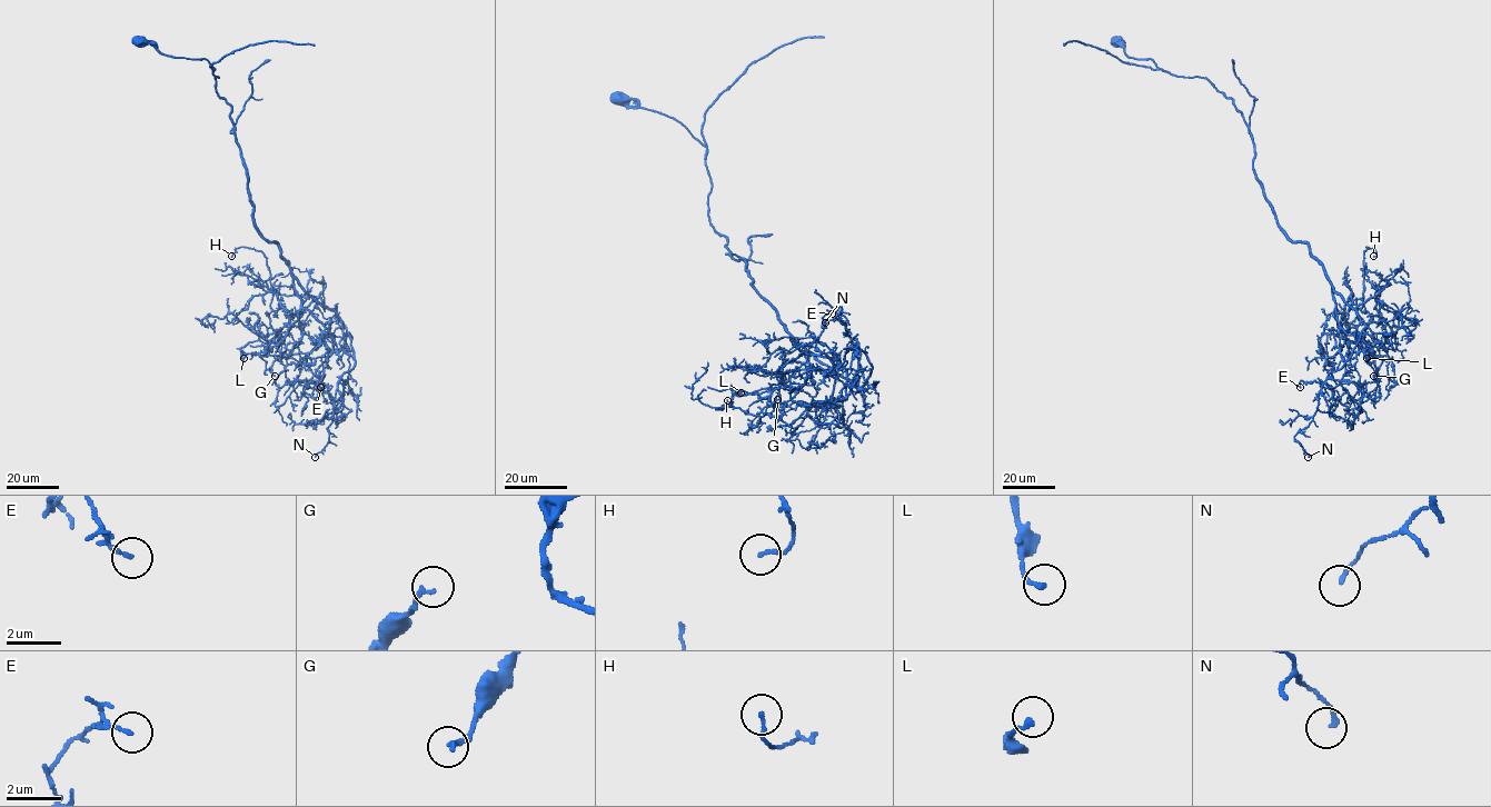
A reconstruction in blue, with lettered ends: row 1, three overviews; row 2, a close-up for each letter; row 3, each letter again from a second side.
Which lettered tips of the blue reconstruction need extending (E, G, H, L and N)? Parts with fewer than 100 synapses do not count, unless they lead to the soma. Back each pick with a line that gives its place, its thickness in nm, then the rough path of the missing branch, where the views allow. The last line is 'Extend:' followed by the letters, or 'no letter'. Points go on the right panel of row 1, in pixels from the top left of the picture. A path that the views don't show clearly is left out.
Extend: no letter

